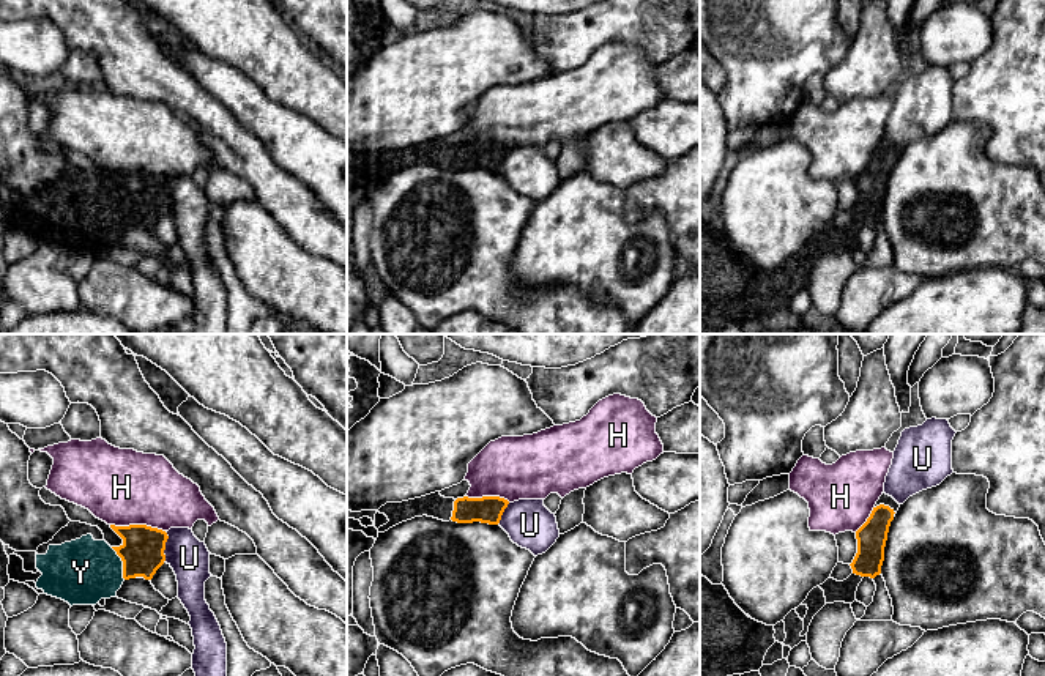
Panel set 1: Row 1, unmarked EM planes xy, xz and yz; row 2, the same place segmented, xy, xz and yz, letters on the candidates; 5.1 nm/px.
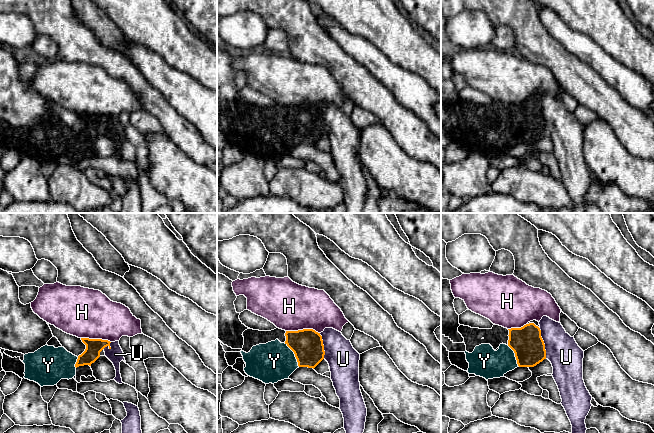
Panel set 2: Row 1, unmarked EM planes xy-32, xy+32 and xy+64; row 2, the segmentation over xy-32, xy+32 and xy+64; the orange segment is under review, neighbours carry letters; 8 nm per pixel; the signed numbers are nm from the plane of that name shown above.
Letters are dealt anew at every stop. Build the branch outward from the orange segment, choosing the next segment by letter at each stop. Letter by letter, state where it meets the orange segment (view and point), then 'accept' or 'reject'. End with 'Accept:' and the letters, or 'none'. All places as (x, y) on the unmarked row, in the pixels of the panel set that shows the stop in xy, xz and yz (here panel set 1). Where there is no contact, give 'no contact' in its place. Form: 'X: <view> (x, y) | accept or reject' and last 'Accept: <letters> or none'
H: xy (137, 172) | reject
U: xy (164, 193) | reject
Y: xy (123, 210) | accept
Accept: Y

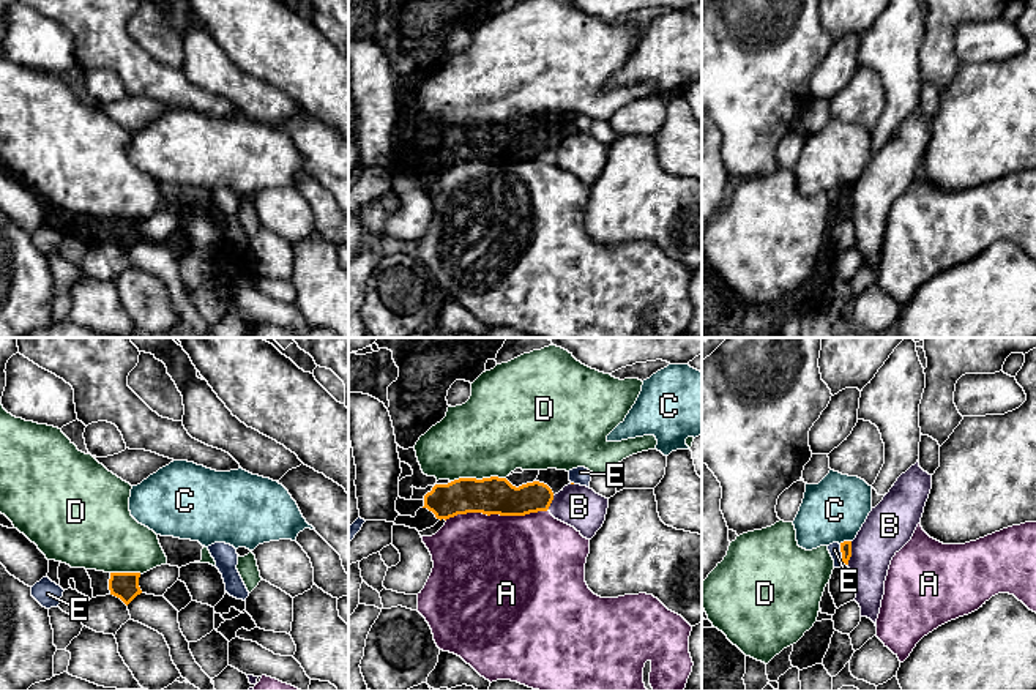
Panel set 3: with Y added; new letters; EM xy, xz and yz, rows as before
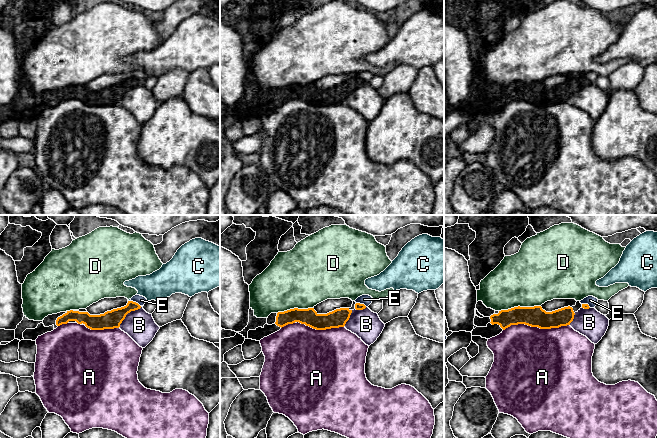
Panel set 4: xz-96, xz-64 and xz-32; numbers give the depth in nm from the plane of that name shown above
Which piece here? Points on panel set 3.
A: xz (495, 160) | reject
B: yz (850, 201) | reject
C: yz (844, 188) | reject
D: xz (478, 126) | reject
E: yz (842, 201) | reject
Accept: none

